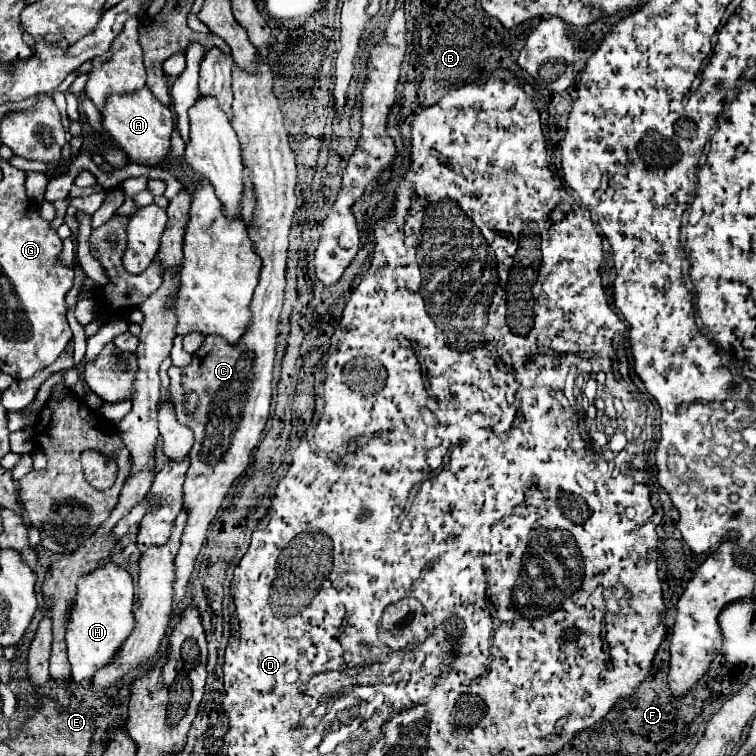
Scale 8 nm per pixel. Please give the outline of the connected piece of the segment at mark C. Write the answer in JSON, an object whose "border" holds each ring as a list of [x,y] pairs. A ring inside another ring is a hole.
{"border":[[[261,58],[259,60],[259,70],[257,74],[247,74],[243,70],[239,70],[237,65],[233,63],[232,68],[232,91],[233,91],[233,128],[239,136],[241,142],[241,152],[243,152],[243,162],[251,174],[251,182],[253,182],[253,194],[255,194],[255,210],[253,210],[253,222],[247,226],[249,238],[253,242],[253,250],[255,254],[261,258],[263,268],[261,268],[261,278],[259,284],[255,288],[253,294],[253,302],[251,302],[251,312],[253,312],[253,322],[247,330],[247,336],[241,338],[241,342],[235,342],[235,346],[227,346],[227,342],[223,342],[223,338],[211,338],[207,336],[205,342],[201,344],[201,348],[193,354],[193,364],[185,366],[185,368],[177,368],[171,366],[169,368],[169,378],[171,378],[171,398],[173,398],[173,406],[175,406],[175,416],[179,424],[185,424],[193,430],[195,434],[195,444],[189,452],[189,470],[185,476],[185,484],[183,484],[183,506],[187,512],[187,524],[183,528],[183,536],[181,536],[181,546],[179,552],[175,556],[175,582],[173,582],[173,612],[171,618],[177,616],[177,608],[179,602],[185,596],[187,590],[187,582],[191,578],[197,554],[203,546],[207,528],[211,524],[211,520],[215,518],[215,514],[221,508],[223,498],[227,496],[229,488],[233,486],[233,482],[247,470],[249,460],[251,460],[251,452],[257,448],[261,432],[269,420],[269,404],[271,404],[271,372],[273,372],[273,360],[275,360],[275,338],[277,338],[277,318],[281,312],[281,304],[283,304],[283,290],[285,290],[285,258],[287,258],[287,236],[289,236],[289,228],[293,222],[293,214],[295,214],[295,186],[297,186],[297,168],[295,168],[295,156],[289,148],[289,140],[287,140],[287,130],[283,126],[283,114],[279,108],[279,102],[273,94],[273,76],[271,70],[267,66],[267,62]],[[187,390],[195,390],[199,394],[199,406],[195,410],[193,418],[187,418],[183,414],[183,402],[185,402],[185,394]]]}

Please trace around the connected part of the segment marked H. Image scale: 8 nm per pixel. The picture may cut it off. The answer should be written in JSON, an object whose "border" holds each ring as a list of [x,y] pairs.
{"border":[[[105,564],[77,582],[77,602],[71,608],[67,624],[67,654],[71,662],[73,680],[79,684],[91,682],[97,670],[107,666],[121,650],[135,628],[133,616],[133,580],[131,574],[115,564]]]}

